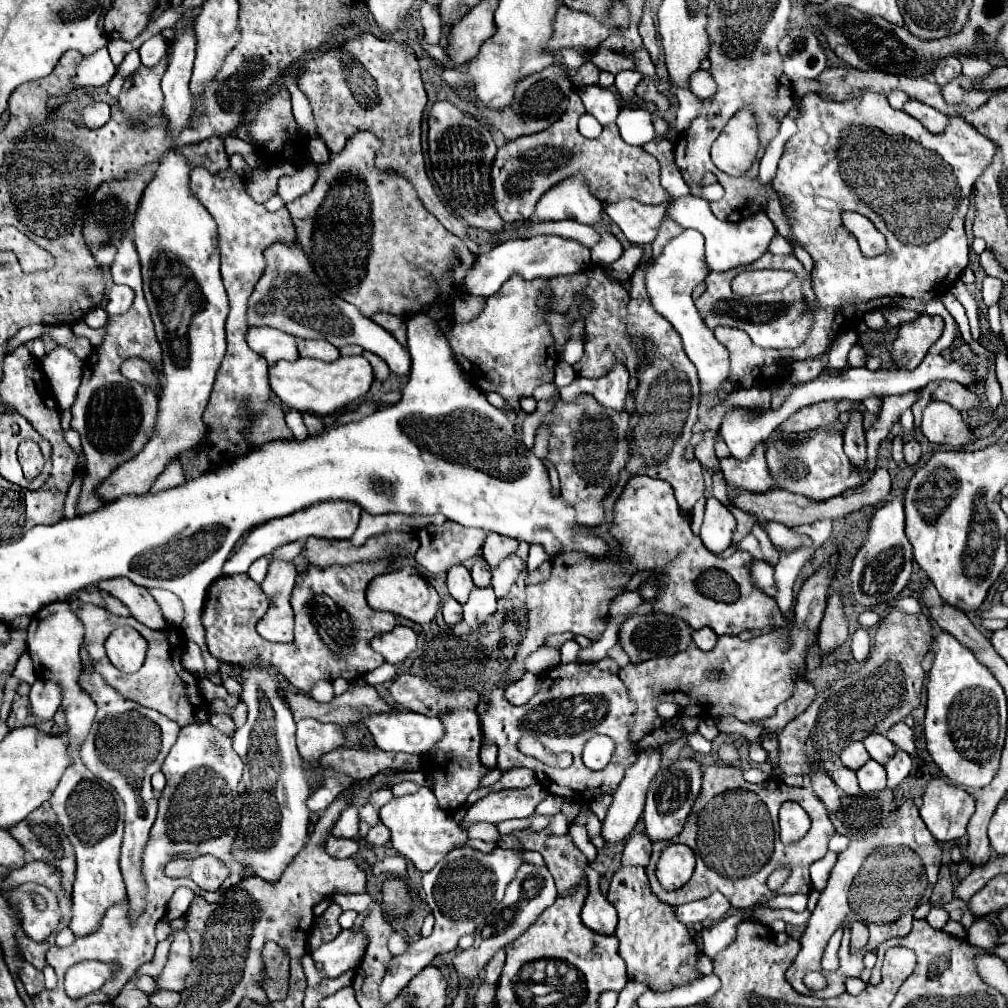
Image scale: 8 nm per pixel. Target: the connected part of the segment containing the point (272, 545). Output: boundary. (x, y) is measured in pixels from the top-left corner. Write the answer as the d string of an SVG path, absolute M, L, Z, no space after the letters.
M334 501L334 503L318 503L314 507L306 507L302 511L292 513L292 515L260 523L254 529L250 529L242 547L237 549L228 559L228 563L225 563L222 567L222 574L226 576L247 573L250 563L254 563L258 557L270 555L280 545L286 545L286 543L292 543L292 541L298 541L298 539L306 539L306 537L312 537L312 535L314 537L326 537L326 539L350 539L352 533L356 531L356 527L358 527L360 513L362 513L362 509L358 507L358 503Z

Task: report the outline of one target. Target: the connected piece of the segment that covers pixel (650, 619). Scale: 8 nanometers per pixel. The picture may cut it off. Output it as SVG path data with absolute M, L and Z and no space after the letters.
M648 613L648 615L634 615L628 617L620 627L618 627L618 643L626 651L632 663L640 663L652 657L662 657L662 655L674 655L678 651L684 651L692 643L692 627L674 615L666 613Z

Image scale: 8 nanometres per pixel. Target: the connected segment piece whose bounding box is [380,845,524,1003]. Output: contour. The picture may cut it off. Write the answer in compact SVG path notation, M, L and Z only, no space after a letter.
M496 845L490 853L482 853L472 847L458 847L452 849L432 871L422 875L426 903L435 919L434 931L430 937L410 943L404 955L392 957L390 969L380 983L382 1001L390 1003L416 973L432 963L436 955L456 951L458 939L462 935L474 933L476 927L486 919L486 913L490 915L490 911L494 911L494 907L502 901L508 883L514 879L522 863L524 859L520 849L504 849Z

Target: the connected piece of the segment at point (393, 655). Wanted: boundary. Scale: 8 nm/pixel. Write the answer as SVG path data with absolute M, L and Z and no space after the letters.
M396 625L394 631L372 639L374 651L378 651L388 663L402 663L416 649L416 633L410 627Z

